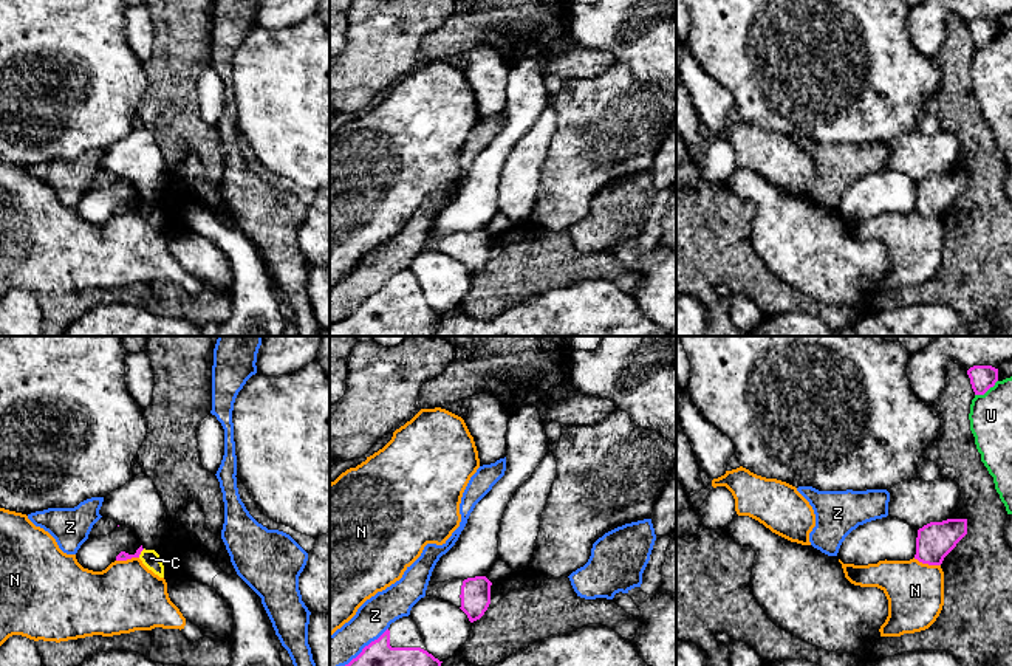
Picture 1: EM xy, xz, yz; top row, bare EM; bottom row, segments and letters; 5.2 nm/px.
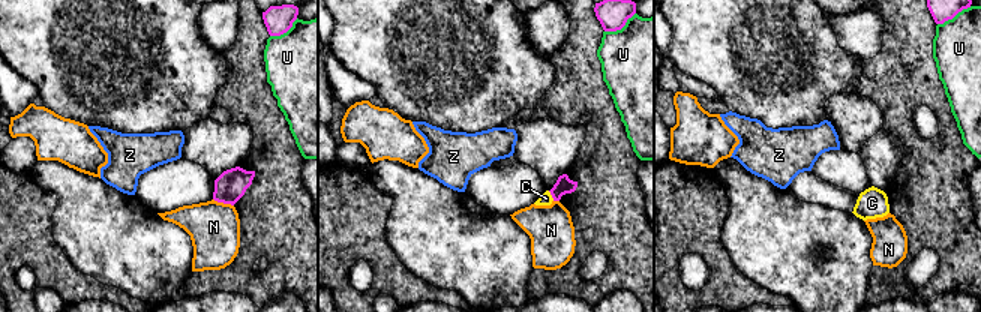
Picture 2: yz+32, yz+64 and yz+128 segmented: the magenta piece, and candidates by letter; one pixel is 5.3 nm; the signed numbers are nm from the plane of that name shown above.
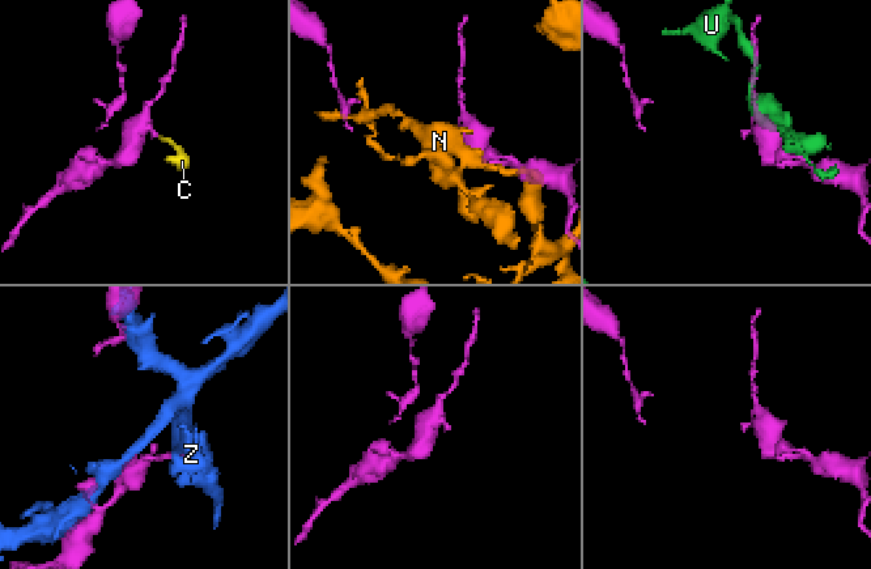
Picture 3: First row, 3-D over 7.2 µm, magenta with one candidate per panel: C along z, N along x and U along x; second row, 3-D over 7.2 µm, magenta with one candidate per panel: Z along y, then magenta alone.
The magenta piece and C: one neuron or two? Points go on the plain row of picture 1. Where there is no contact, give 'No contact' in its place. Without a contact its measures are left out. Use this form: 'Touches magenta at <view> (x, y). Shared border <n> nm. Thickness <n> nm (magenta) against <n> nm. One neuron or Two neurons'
Touches magenta at xy (140, 206). Shared border 60 nm. Thickness 50 nm (magenta) against 90 nm. Two neurons

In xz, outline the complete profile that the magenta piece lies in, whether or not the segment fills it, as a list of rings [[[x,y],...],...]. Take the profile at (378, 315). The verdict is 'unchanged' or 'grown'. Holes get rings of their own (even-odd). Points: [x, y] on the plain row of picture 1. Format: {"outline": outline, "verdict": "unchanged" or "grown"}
{"outline": [[[402,269],[348,318],[330,327],[330,336],[433,336],[441,316],[427,305],[422,288]]], "verdict": "grown"}

